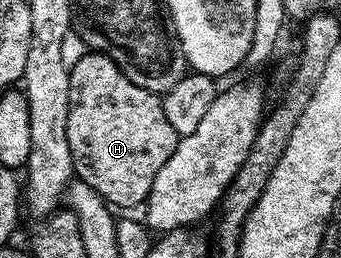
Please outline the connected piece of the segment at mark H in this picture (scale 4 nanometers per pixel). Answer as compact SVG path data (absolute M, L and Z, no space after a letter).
M88 52L74 67L69 68L69 111L67 112L67 144L71 144L71 160L74 175L87 183L110 207L137 206L148 199L151 184L159 176L159 168L171 160L179 136L163 112L158 95L147 88L139 88L107 55Z

